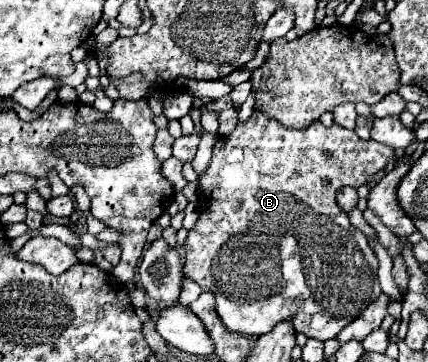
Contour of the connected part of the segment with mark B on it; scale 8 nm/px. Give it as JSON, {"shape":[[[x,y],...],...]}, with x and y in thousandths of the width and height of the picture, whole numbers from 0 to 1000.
{"shape":[[[591,307],[540,373],[507,384],[488,461],[465,483],[465,605],[432,671],[428,754],[502,809],[502,854],[535,914],[605,931],[647,892],[675,887],[717,931],[778,936],[890,815],[876,771],[881,710],[857,655],[792,583],[783,533],[801,511],[853,511],[909,445],[923,445],[923,412],[871,384],[848,390],[825,356],[783,340],[755,351],[745,334],[713,362],[666,356],[643,329]]]}

